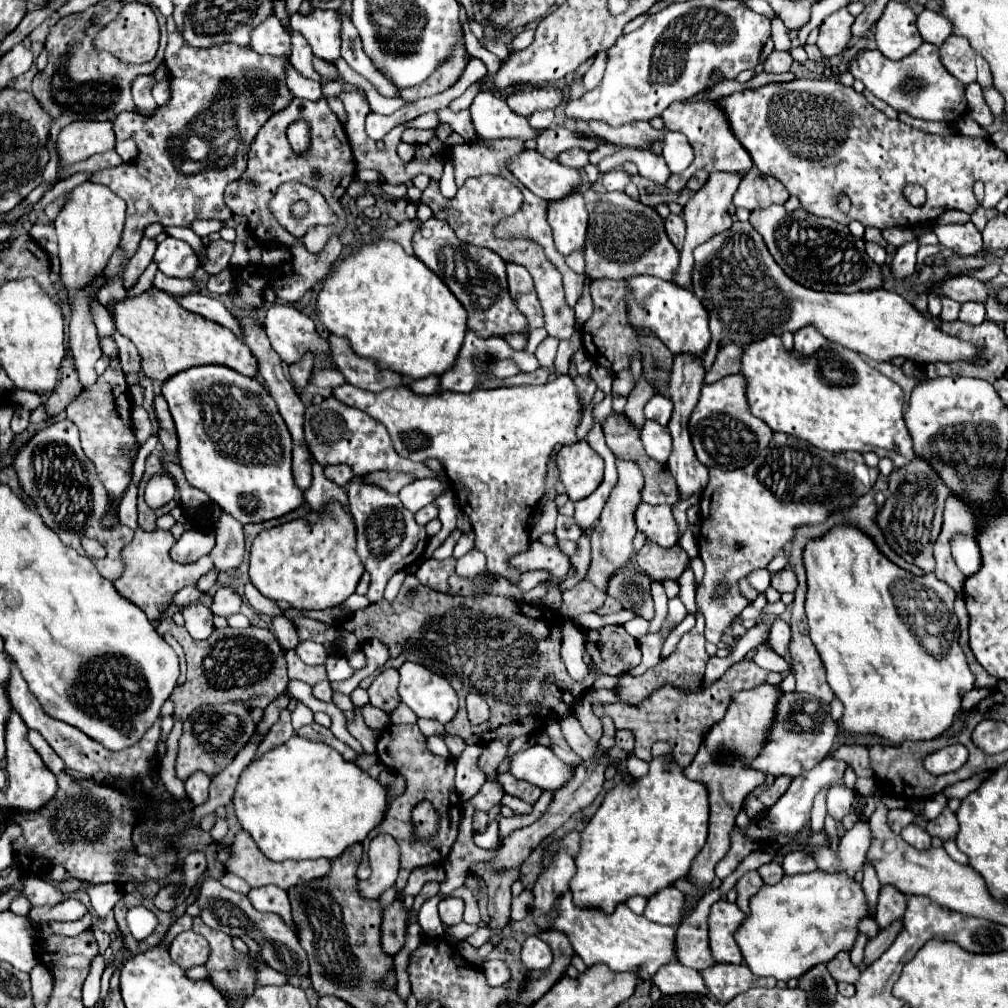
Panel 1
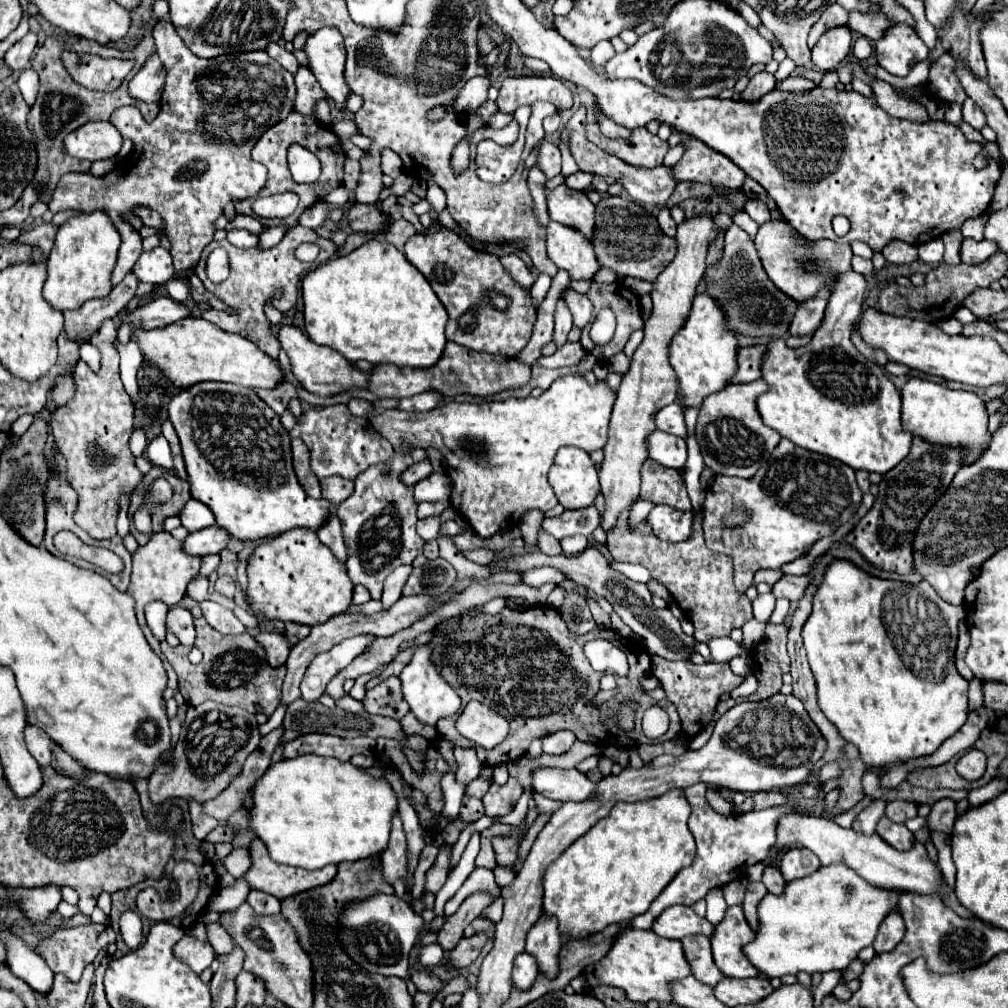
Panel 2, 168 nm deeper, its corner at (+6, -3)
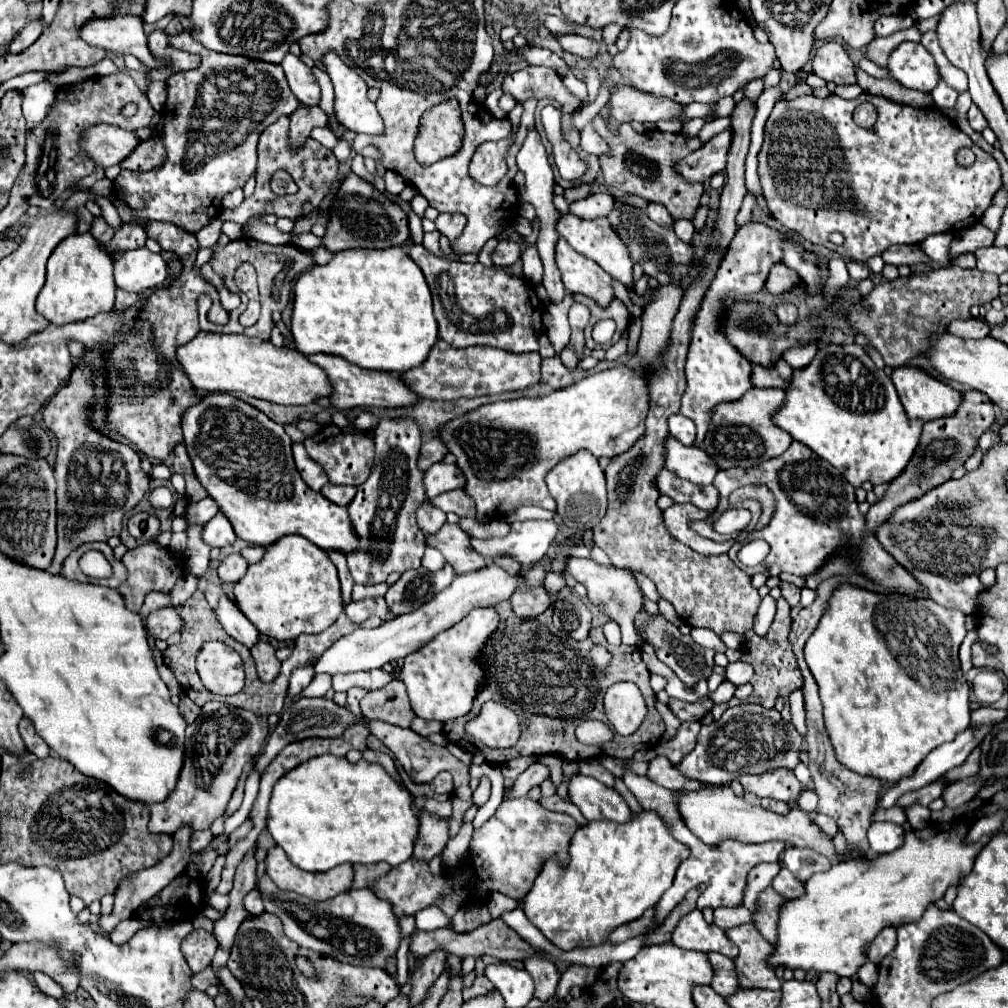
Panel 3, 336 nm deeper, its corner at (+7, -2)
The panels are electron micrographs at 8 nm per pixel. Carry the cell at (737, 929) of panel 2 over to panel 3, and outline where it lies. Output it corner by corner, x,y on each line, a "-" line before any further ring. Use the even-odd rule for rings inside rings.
752,923
728,929
726,935
740,949
738,957
734,959
734,965
742,987
752,987
752,989
782,987
774,967
768,965
768,957
772,955
770,951
774,947
768,941
764,941
764,937
760,937
760,931

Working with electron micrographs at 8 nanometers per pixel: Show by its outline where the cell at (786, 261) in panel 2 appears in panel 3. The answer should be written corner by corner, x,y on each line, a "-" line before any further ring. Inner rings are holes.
778,263
778,265
772,267
772,271
770,271
770,275
768,275
766,289
768,289
772,295
780,297
784,291
792,289
792,287
798,285
798,283
800,283
798,273
794,273
794,271
792,271
790,267
786,267
784,263

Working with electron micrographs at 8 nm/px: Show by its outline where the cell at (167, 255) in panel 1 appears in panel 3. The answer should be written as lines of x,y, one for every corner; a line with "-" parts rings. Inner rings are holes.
146,247
128,249
112,257
116,287
128,293
144,293
166,279
166,263

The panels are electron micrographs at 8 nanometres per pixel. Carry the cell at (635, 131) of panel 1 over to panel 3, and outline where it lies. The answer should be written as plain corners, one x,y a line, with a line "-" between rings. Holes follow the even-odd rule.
600,117
594,119
594,127
612,151
612,157
600,157
604,181
608,187
622,191
624,195
638,195
646,201
662,203
674,219
694,219
694,213
700,207
702,183
686,183
682,177
678,177
674,165
688,157
688,153
704,145
698,137
686,137
682,133
662,133
658,129
656,133
636,133
626,123
620,125
620,135
612,135

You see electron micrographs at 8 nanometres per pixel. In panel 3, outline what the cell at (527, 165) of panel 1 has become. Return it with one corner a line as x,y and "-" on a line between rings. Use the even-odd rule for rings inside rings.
562,215
558,225
556,225
556,229
572,245
574,251
578,251
580,255
584,255
584,257
596,261
598,265
602,265
602,269
608,275
612,275
616,281
620,281
622,285
634,287
634,281
632,281
632,259
630,259
628,247
620,241
618,233
612,229
612,225
610,225
610,221
606,217
584,221
584,219
574,217
574,215

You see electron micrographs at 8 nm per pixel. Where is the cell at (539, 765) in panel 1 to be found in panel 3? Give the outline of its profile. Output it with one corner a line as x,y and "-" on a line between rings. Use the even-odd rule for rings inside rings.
574,775
568,787
570,801
582,811
588,821
630,821
634,813
630,811
624,797
594,777

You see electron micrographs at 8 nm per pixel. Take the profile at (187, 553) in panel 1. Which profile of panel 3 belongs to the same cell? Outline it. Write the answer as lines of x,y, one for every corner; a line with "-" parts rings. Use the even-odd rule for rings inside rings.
220,511
204,525
204,533
202,539
210,545
210,547
230,547
236,541
236,533
232,533
232,523
228,521
228,517
224,517

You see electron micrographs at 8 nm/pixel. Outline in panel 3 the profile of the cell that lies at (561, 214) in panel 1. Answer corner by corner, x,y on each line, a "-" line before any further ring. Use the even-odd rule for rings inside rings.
560,237
556,245
556,265
568,293
582,293
602,307
608,307
614,301
612,277
592,259
576,253
564,237

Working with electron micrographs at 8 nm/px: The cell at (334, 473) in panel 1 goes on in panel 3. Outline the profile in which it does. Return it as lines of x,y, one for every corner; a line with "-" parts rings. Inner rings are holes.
328,483
328,485
324,485
324,489
322,489
320,493
322,493
326,499
330,499
332,503
346,507
346,505
352,501
352,497
356,495
356,487
346,487
346,485

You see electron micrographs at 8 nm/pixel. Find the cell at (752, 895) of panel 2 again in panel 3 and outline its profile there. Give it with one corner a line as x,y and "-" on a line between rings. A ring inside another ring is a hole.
772,887
762,891
762,895
758,899
760,909
754,915
754,925
764,935
764,939
770,941
772,945
776,943
776,921
780,917
780,905
784,905
784,901
788,901
788,899
780,897

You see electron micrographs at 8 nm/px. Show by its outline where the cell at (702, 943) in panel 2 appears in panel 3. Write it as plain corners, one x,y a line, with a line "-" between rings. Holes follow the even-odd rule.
708,953
708,959
714,967
712,989
722,997
730,997
732,993
736,993
736,989
740,989
740,983
736,981
736,967
732,967
732,959
720,953

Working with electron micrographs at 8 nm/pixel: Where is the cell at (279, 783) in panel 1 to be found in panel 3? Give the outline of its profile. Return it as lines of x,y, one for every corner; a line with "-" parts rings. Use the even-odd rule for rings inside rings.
320,755
320,757
312,757
308,761
304,761
302,765
294,767
290,773
286,773
274,787
272,791
272,799
270,799
270,817
268,817
268,831
272,833
274,841
288,853
290,861
294,865
298,865
300,869
304,871
328,871
340,863
380,863
380,861
386,861
388,865
400,865
404,861
408,861
414,853
414,843
416,843
416,837
418,837
418,831
420,831
420,817
418,813
412,809
412,795
406,787
400,787
400,783
390,777
384,767
380,763
370,763
370,761
364,761
360,759
358,763
350,763
346,757
336,757
336,755

